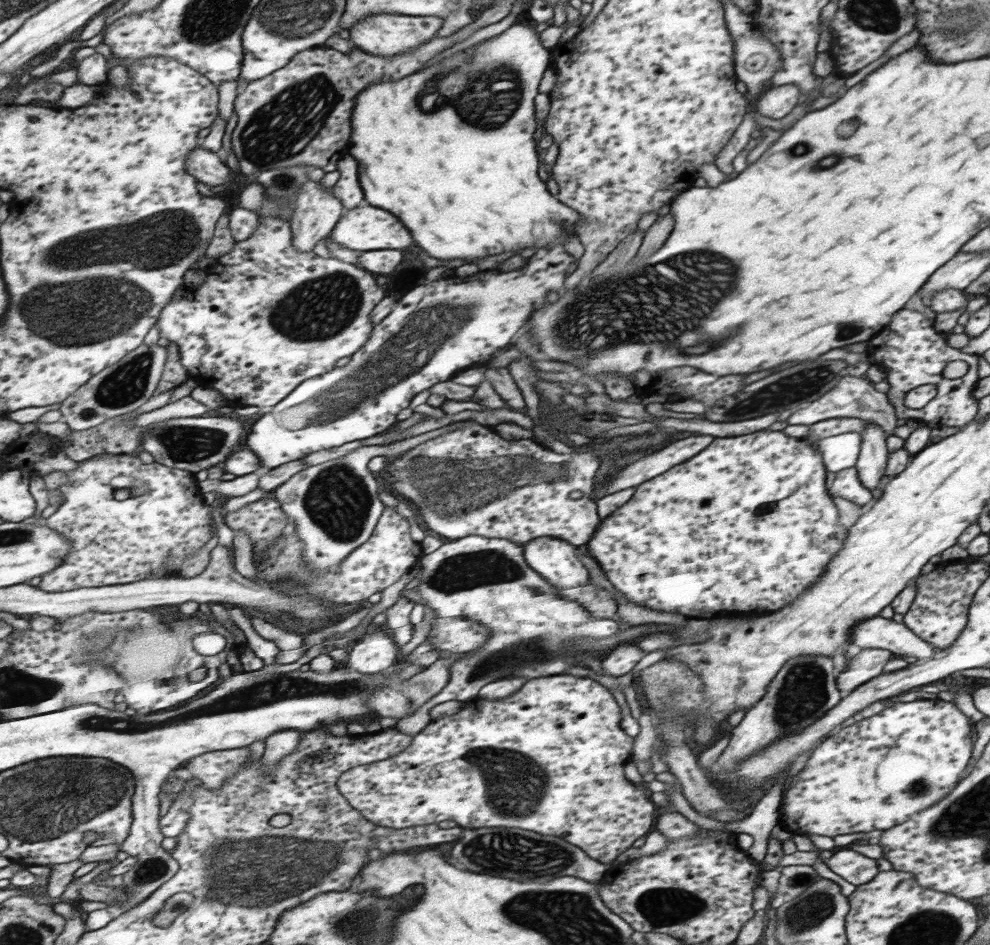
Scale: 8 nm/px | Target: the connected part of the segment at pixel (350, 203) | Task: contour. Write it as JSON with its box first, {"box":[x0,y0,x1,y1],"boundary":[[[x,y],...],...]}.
{"box":[333,152,363,210],"boundary":[[[347,152],[345,158],[337,162],[337,166],[339,166],[337,170],[341,172],[341,178],[333,187],[333,192],[337,198],[343,200],[345,209],[349,210],[363,200],[363,193],[357,181],[357,165],[353,156]]]}

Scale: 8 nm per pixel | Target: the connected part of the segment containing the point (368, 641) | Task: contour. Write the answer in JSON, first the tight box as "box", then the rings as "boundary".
{"box":[344,631,397,674],"boundary":[[[383,631],[363,634],[344,662],[349,669],[361,674],[377,674],[393,664],[397,654],[394,639]]]}

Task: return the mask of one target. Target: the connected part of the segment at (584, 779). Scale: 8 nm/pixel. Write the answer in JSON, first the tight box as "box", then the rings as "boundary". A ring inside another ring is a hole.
{"box":[338,673,655,865],"boundary":[[[561,673],[557,676],[542,676],[534,679],[527,679],[519,690],[499,700],[467,700],[455,713],[449,716],[439,717],[430,720],[428,724],[417,733],[403,752],[393,757],[386,758],[379,762],[361,765],[343,774],[338,782],[338,788],[343,796],[359,810],[363,818],[374,823],[376,828],[385,827],[391,829],[405,829],[414,826],[430,825],[441,822],[441,820],[453,820],[463,829],[480,829],[489,827],[503,827],[509,829],[528,830],[537,834],[551,835],[560,839],[566,839],[573,846],[578,846],[586,851],[592,859],[605,865],[625,852],[631,847],[631,842],[639,836],[645,836],[647,830],[653,824],[653,810],[655,806],[643,796],[641,790],[637,790],[633,784],[629,784],[623,778],[623,766],[629,760],[629,750],[633,737],[625,736],[619,728],[621,720],[621,709],[606,689],[598,682],[587,676],[569,676]]]}

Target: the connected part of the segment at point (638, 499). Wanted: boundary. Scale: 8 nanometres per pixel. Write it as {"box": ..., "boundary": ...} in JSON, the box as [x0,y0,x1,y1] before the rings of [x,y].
{"box":[586,430,847,618],"boundary":[[[759,430],[751,434],[734,437],[713,437],[711,444],[705,450],[695,454],[693,458],[685,460],[683,464],[677,464],[646,480],[635,487],[634,494],[620,507],[613,509],[611,514],[600,520],[591,533],[591,540],[586,542],[591,558],[598,564],[601,572],[611,583],[611,588],[617,590],[625,602],[667,612],[667,614],[681,614],[685,618],[717,618],[717,616],[729,616],[735,612],[773,612],[783,608],[787,602],[791,602],[799,592],[809,588],[813,580],[819,580],[817,576],[826,572],[828,564],[834,560],[835,553],[846,544],[847,529],[837,521],[837,510],[829,491],[825,488],[826,467],[822,456],[810,446],[804,439],[785,436],[781,431]]]}

